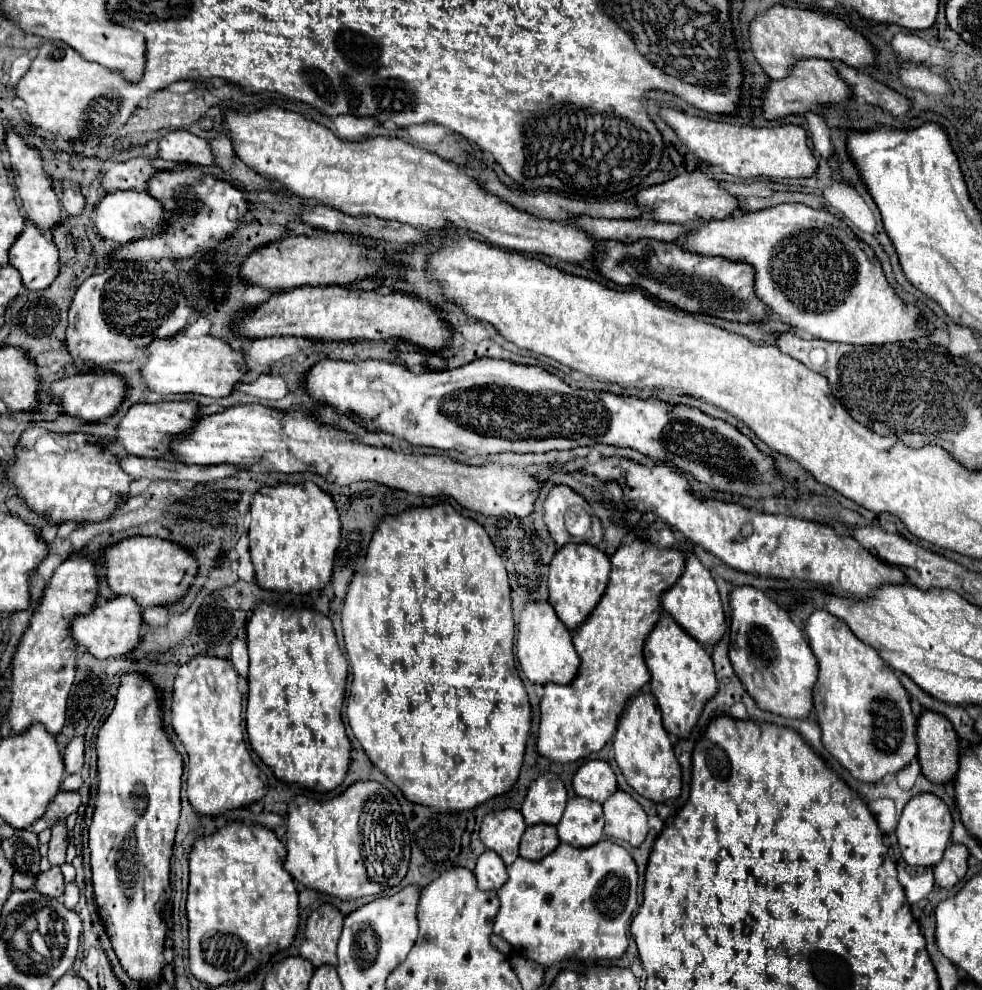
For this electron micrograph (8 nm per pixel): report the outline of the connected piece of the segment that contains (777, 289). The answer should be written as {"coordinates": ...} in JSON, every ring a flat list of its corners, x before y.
{"coordinates":[[778,204,772,208,764,208,764,210,756,210,756,212,744,212,740,216,728,216,724,220,696,220,692,224,692,228,688,230,688,234,678,242,684,250,694,252,694,254,704,254,704,256,722,256,734,262,746,262,750,266,754,266,756,276,754,276,754,292,760,298,760,302,764,302,772,314,776,314,776,318,788,320,788,324,806,338,818,338,818,340,828,340,828,342,842,342,842,344,886,344,886,342,906,342,906,340,916,340,920,336,924,336,924,332,916,326,916,320,920,318,920,312,916,306,912,304,904,304,894,290,888,286,884,270,880,260,876,258,874,250,870,246,866,246,848,226,844,220,832,216,826,210,814,210,806,204]]}

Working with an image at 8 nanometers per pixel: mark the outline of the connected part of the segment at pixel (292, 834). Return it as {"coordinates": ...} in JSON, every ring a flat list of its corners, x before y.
{"coordinates":[[360,780,350,784,332,800,318,802,304,794,294,796,286,814,286,870,302,886,336,896,340,900,356,900,360,896,374,896,386,888,398,886,408,870,410,834,404,822,400,804,380,782]]}

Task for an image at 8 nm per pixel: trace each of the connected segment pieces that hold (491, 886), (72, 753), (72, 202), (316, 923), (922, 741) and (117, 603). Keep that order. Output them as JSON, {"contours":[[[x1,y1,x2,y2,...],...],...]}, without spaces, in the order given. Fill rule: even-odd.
{"contours":[[[486,850,484,854,480,854,476,862,474,876,478,880,480,890,498,890,506,882,508,872,506,872,506,864,502,862,502,858,496,852]],[[78,736,74,738,68,746,66,746,66,752,64,752,64,766,66,766,66,772,68,774,74,774,82,768,84,764,84,738]],[[64,180,60,202,62,202,62,208,66,210,66,214,72,214,72,216,80,214,82,208,84,208,84,196,82,196,78,184,74,184,70,180]],[[322,904,308,916,300,956,310,960,314,968,322,964,336,966,336,946,342,932,342,920,342,912,332,904]],[[922,710,916,722,916,744,922,774,938,784,950,782,958,770,958,736,952,722,944,714]],[[116,596,114,600,106,600,104,606,94,606,88,614,76,616,70,622,70,634,76,646,98,660,124,656,132,652,132,648,140,640,140,624,142,624,142,608,130,596]]]}

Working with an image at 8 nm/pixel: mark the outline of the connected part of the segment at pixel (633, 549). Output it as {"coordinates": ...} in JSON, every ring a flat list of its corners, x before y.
{"coordinates":[[640,540,620,546,612,556,612,572,610,582,606,586,604,596,596,604,594,612,572,632,576,652,580,656,580,668,574,680,566,686,562,684,544,684,544,696,540,700,540,730,536,738,536,750,540,756,552,762,574,762,578,758,586,758,588,754,600,752,602,746,612,738,616,730,618,714,624,708,624,702,640,692,640,688,650,680,650,672,644,664,642,644,646,634,654,628,656,620,662,614,660,592,670,588,672,582,678,580,684,568,684,556,678,550,658,550,644,546]]}

